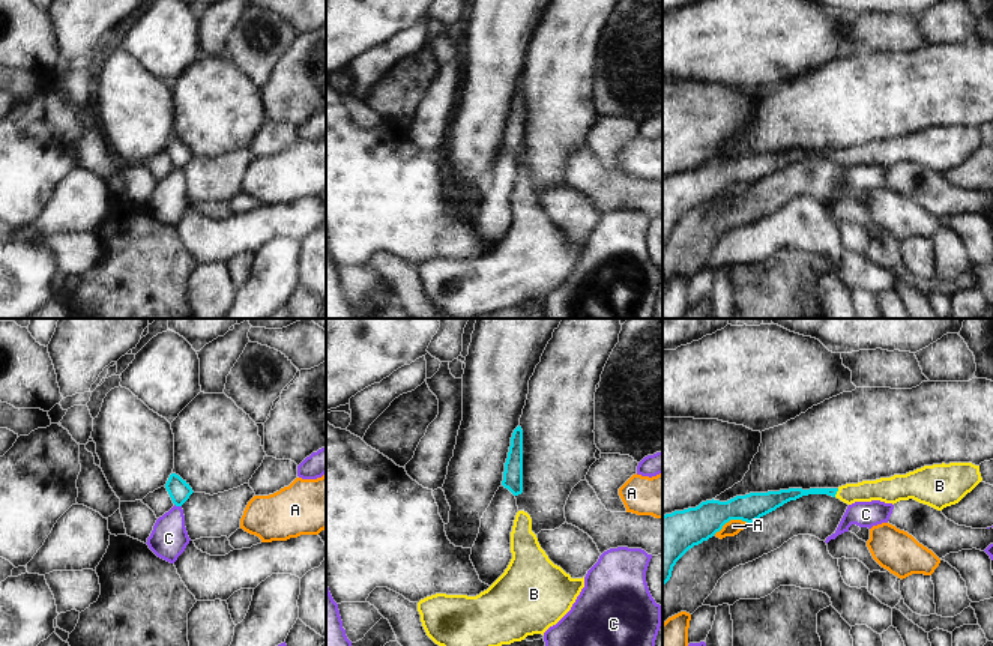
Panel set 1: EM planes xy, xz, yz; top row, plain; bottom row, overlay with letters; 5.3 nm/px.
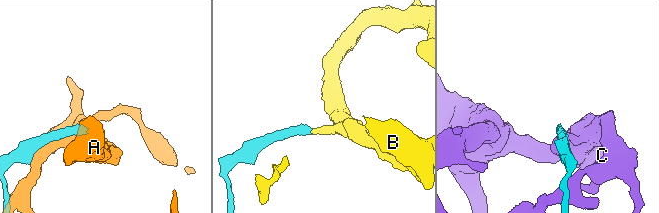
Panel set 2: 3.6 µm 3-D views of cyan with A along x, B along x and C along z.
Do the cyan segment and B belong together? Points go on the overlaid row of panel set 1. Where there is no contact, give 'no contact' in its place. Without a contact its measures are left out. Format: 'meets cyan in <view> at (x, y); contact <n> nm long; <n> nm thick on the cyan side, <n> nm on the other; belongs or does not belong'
meets cyan in yz at (836, 493); contact 50 nm long; 70 nm thick on the cyan side, 120 nm on the other; belongs

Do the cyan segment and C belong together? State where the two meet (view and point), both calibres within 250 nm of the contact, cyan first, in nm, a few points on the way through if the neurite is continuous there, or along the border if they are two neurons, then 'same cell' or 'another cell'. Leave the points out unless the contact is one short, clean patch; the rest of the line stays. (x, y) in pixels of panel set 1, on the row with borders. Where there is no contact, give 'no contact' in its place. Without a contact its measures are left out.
contact xy (178, 505); calibres 120 and 200 nm; border xy (175, 504), (181, 507); another cell

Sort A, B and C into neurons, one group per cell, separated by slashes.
A / B / C

